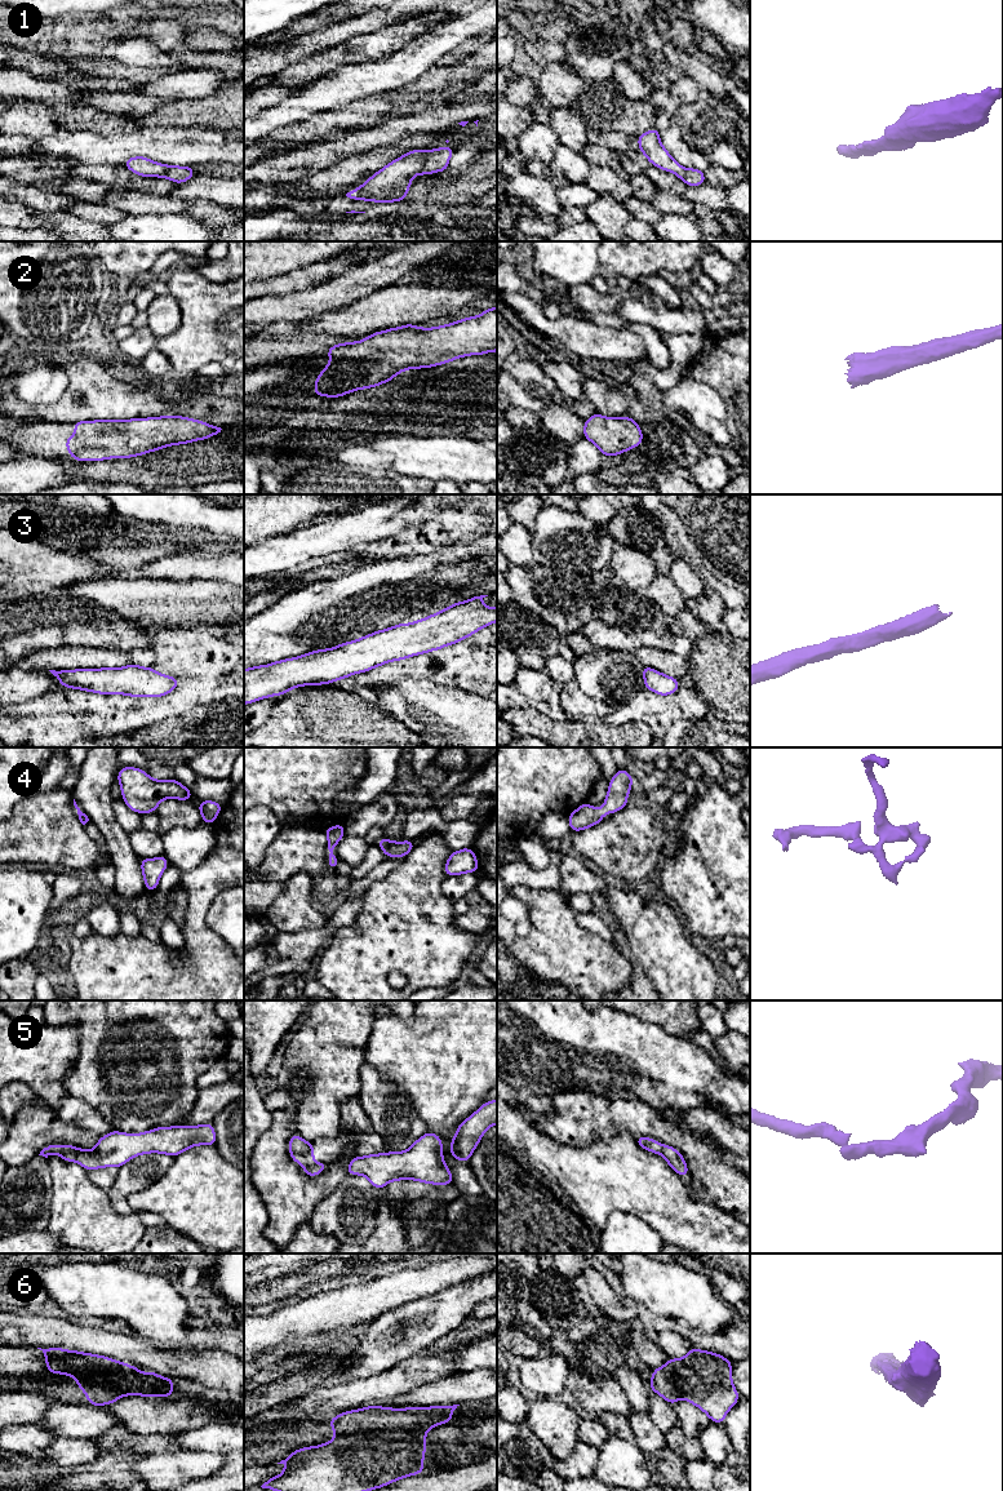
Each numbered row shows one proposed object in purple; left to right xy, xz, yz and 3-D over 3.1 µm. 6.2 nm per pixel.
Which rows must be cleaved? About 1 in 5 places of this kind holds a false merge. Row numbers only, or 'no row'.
5, 6

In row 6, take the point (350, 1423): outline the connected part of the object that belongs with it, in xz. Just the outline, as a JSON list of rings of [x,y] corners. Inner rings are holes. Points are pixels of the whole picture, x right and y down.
[[[372,1405],[342,1412],[327,1423],[337,1437],[351,1437],[376,1429],[430,1430],[436,1424],[449,1424],[458,1406],[390,1408]]]

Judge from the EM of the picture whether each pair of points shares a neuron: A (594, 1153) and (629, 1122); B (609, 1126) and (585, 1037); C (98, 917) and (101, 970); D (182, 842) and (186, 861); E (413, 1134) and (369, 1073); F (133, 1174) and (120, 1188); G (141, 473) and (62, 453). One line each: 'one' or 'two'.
A: two
B: two
C: two
D: one
E: one
F: one
G: one

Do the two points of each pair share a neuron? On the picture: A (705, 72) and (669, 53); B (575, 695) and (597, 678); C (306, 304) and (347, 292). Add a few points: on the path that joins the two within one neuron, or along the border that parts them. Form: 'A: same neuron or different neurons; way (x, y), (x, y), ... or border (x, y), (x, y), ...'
A: same neuron; way (696, 69), (678, 58)
B: different neurons; border (573, 679), (586, 695), (608, 704)
C: same neuron; way (316, 300), (337, 292)

